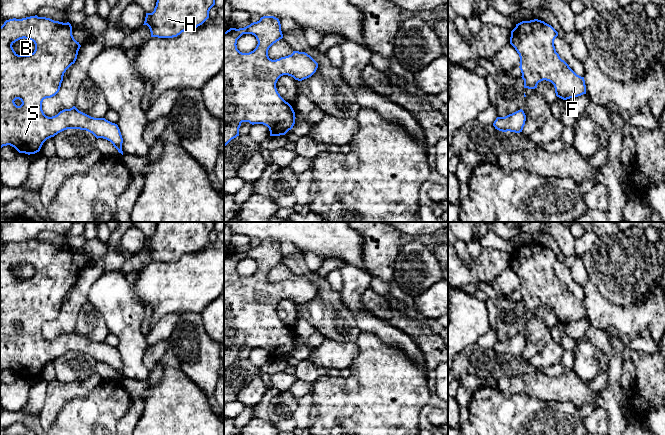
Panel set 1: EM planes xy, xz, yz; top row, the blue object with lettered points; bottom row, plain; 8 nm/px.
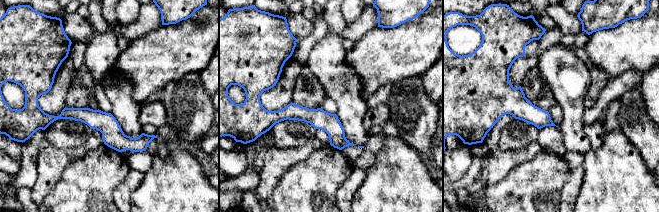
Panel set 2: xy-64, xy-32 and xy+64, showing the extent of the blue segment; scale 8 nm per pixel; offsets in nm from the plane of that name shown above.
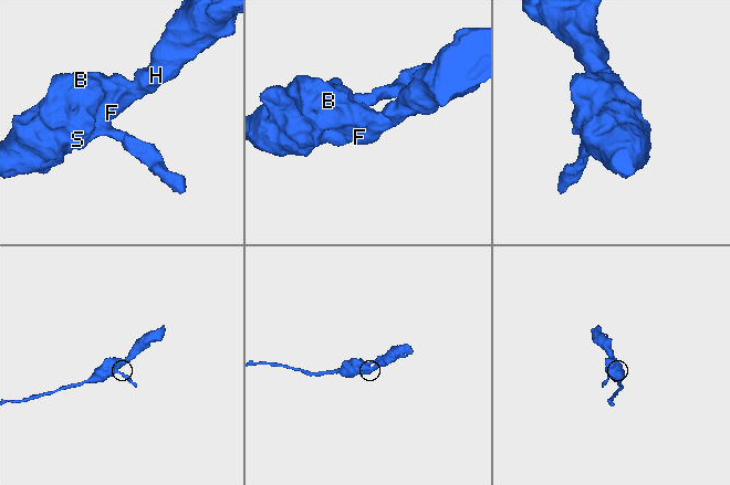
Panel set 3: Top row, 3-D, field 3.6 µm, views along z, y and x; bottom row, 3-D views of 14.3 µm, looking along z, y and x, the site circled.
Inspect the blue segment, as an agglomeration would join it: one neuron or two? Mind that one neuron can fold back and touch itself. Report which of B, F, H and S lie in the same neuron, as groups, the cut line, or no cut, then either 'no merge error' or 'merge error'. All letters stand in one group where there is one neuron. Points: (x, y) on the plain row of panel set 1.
B F H S; no cut; no merge error

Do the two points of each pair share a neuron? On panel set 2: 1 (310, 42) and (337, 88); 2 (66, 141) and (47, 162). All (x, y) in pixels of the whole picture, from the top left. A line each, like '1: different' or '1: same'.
1: different
2: different

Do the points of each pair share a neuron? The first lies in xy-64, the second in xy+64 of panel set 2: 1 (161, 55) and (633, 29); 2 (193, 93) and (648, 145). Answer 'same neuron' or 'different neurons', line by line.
1: same neuron
2: same neuron

